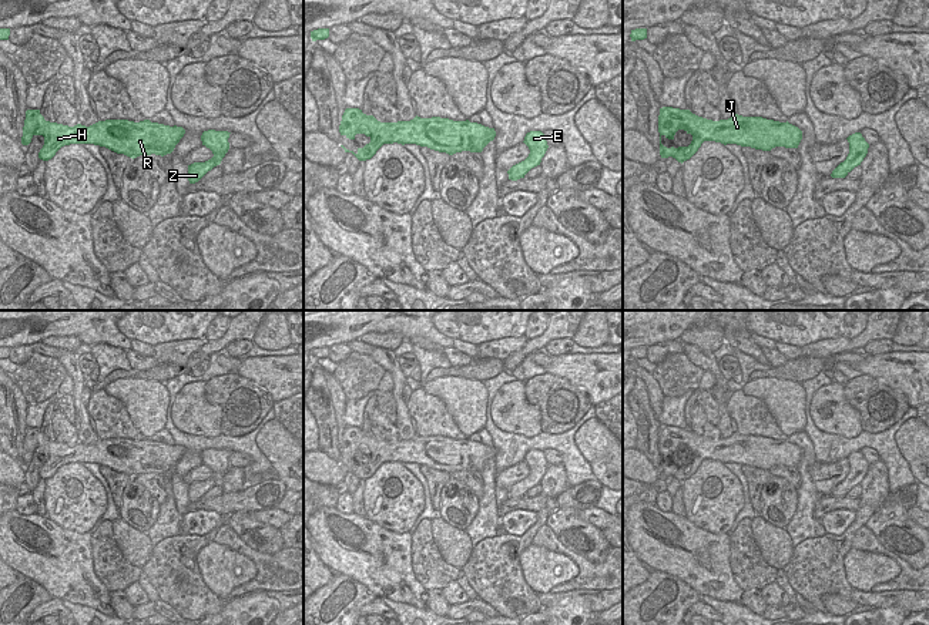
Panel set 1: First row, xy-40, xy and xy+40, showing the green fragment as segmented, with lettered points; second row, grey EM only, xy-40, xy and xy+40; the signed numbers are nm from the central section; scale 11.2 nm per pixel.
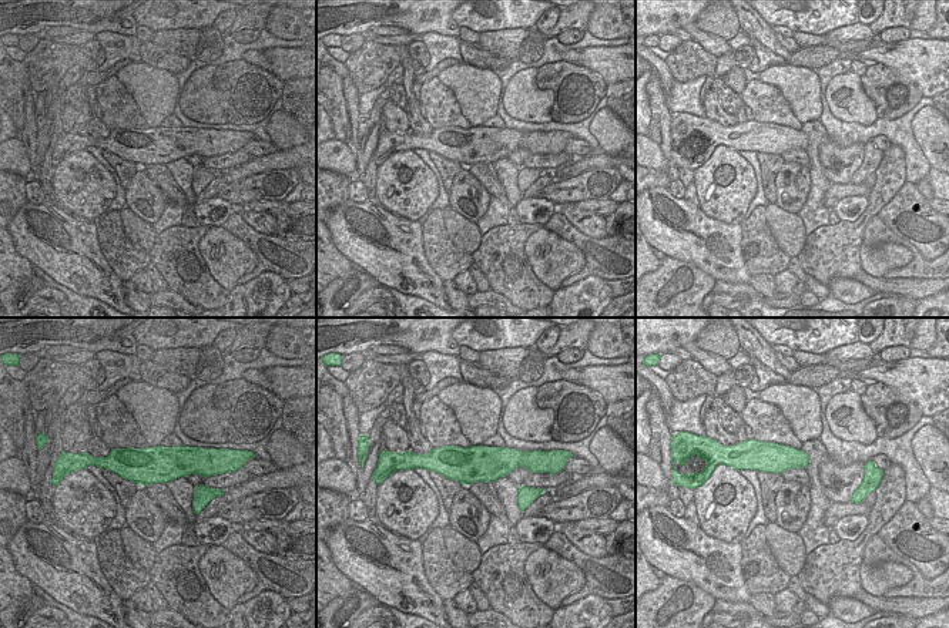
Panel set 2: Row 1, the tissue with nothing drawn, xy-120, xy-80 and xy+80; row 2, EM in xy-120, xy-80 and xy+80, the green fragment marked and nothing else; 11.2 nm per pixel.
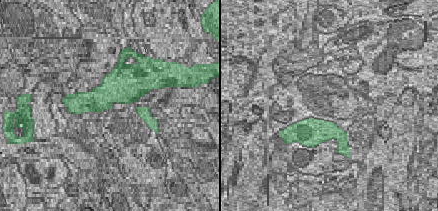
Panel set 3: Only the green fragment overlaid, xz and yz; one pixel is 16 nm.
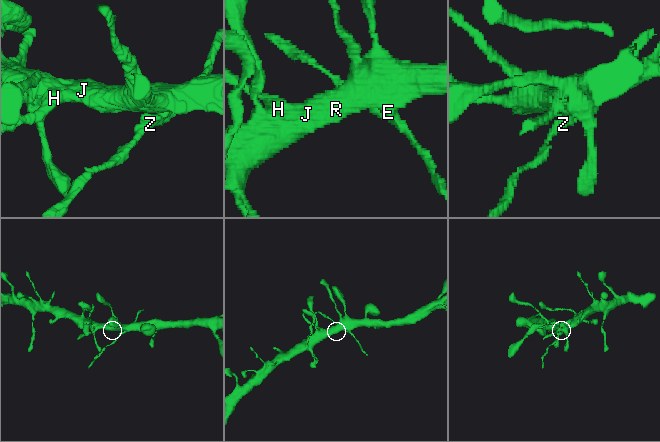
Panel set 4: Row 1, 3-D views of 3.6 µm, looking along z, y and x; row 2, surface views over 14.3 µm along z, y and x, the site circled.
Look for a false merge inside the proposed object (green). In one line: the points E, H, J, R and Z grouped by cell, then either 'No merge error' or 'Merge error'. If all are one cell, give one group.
Groups: E H J R / Z. Merge error

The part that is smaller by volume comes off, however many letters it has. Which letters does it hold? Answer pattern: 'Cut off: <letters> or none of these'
Cut off: Z

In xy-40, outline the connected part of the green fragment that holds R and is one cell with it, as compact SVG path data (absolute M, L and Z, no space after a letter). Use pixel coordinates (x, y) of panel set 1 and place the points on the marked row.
M27 110L21 144L28 145L34 135L43 135L44 145L38 152L43 161L51 159L61 147L70 144L94 144L134 159L140 155L171 154L184 134L182 127L170 127L150 120L140 122L105 120L90 127L81 124L68 127L46 121L40 110Z

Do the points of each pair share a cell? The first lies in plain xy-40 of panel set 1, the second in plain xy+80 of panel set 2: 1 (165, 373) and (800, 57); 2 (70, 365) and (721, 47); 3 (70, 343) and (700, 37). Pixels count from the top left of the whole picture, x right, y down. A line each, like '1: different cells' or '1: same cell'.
1: same cell
2: same cell
3: different cells

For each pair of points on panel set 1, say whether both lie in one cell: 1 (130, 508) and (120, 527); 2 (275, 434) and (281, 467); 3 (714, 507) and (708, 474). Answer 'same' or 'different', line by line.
1: different
2: same
3: same

